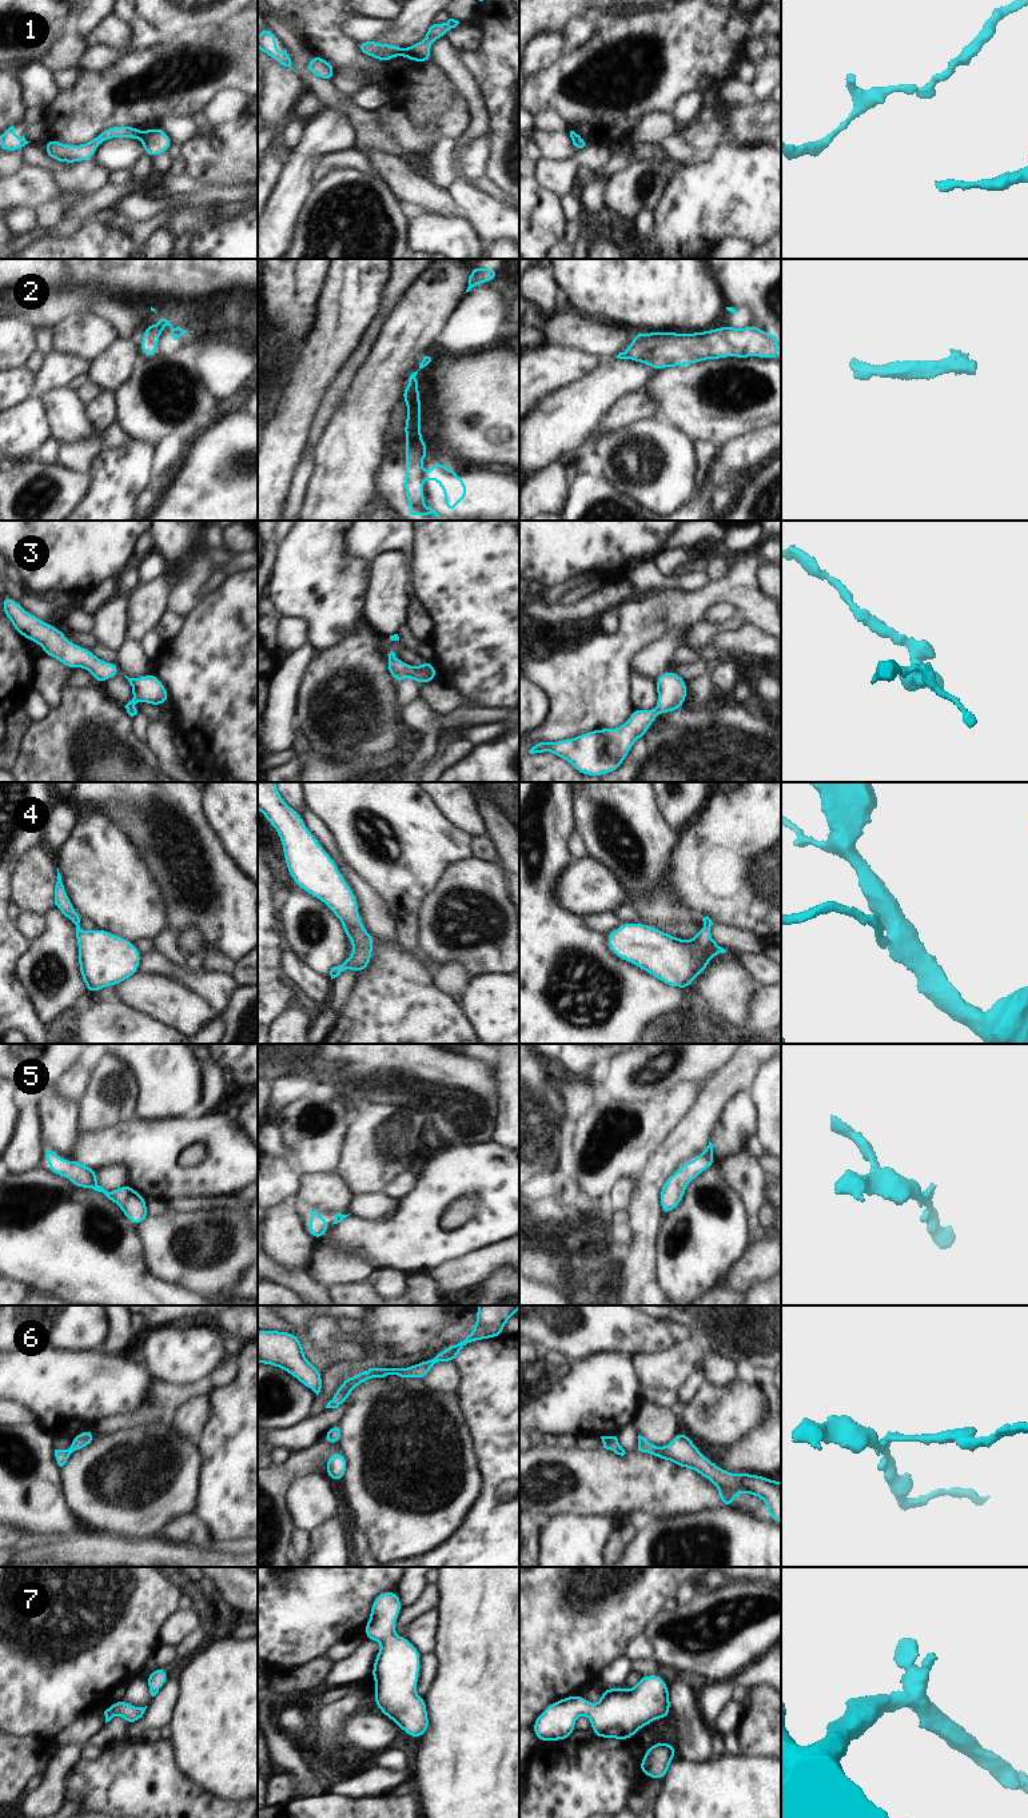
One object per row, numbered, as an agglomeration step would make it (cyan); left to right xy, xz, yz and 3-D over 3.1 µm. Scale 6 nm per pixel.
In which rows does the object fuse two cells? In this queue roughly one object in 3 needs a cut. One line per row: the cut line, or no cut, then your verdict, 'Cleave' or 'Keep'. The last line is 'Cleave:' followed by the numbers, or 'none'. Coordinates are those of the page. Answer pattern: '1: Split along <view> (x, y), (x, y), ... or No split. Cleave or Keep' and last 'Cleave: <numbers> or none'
1: Split along xy (142, 131), (138, 138). Cleave
2: No split. Keep
3: No split. Keep
4: No split. Keep
5: No split. Keep
6: No split. Keep
7: No split. Keep
Cleave: 1.

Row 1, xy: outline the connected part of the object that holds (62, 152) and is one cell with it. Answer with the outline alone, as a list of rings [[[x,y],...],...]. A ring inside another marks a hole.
[[[115,125],[103,129],[91,141],[80,145],[64,144],[52,139],[45,141],[43,149],[49,158],[60,163],[80,163],[83,160],[93,159],[96,148],[108,139],[125,137],[139,139],[142,131],[131,125]]]

